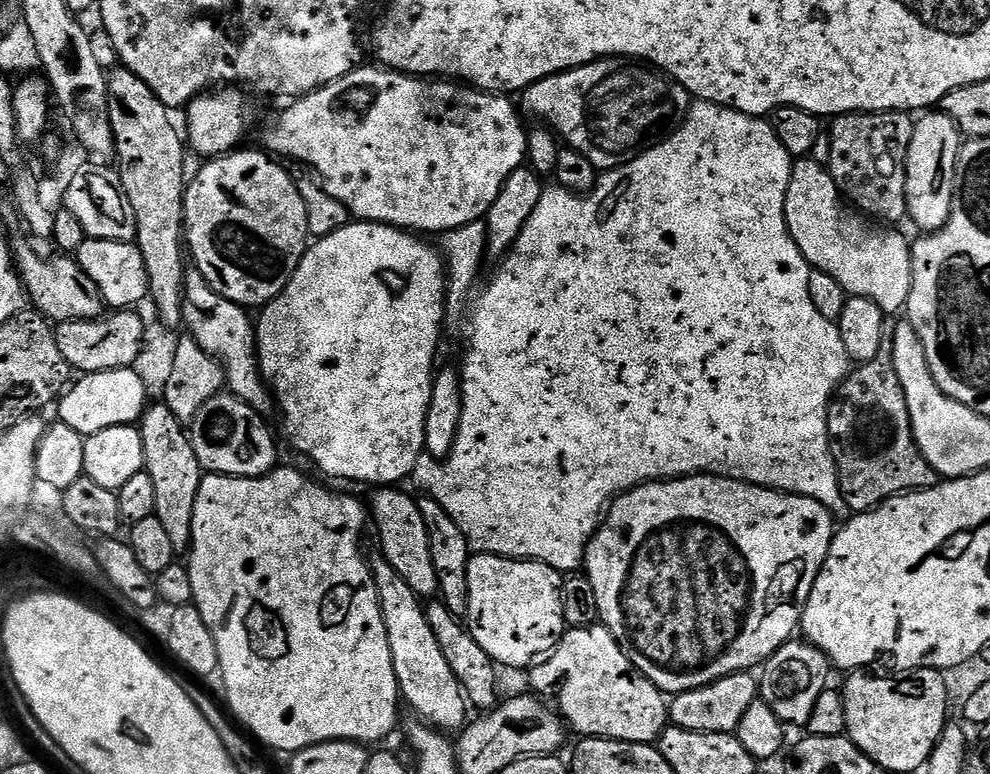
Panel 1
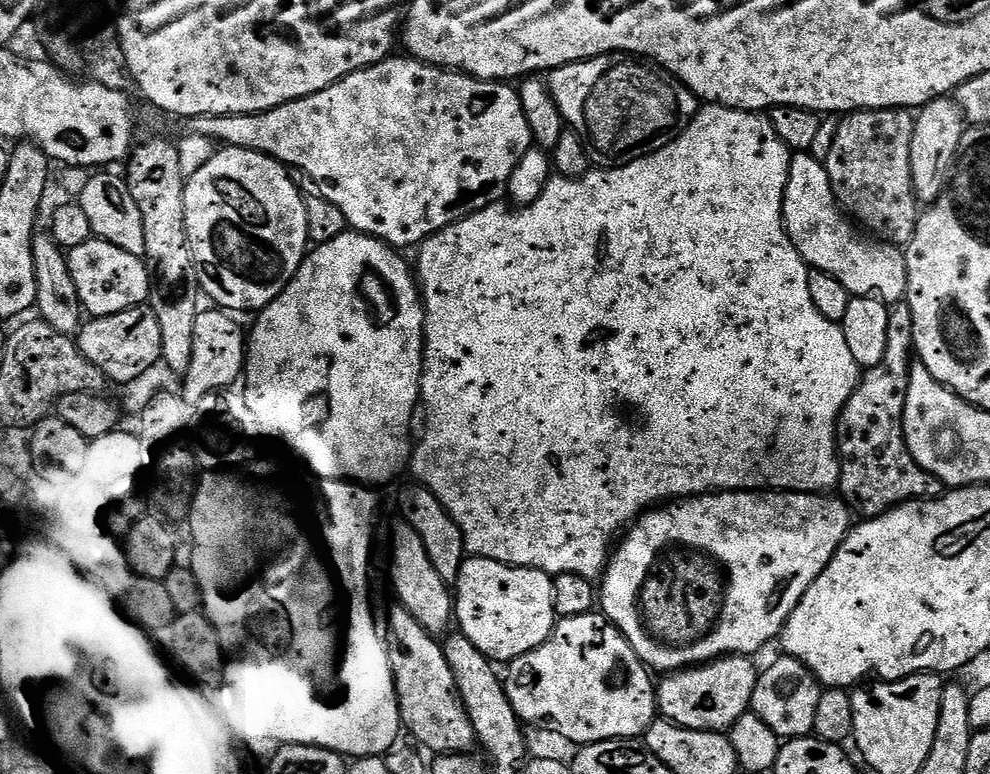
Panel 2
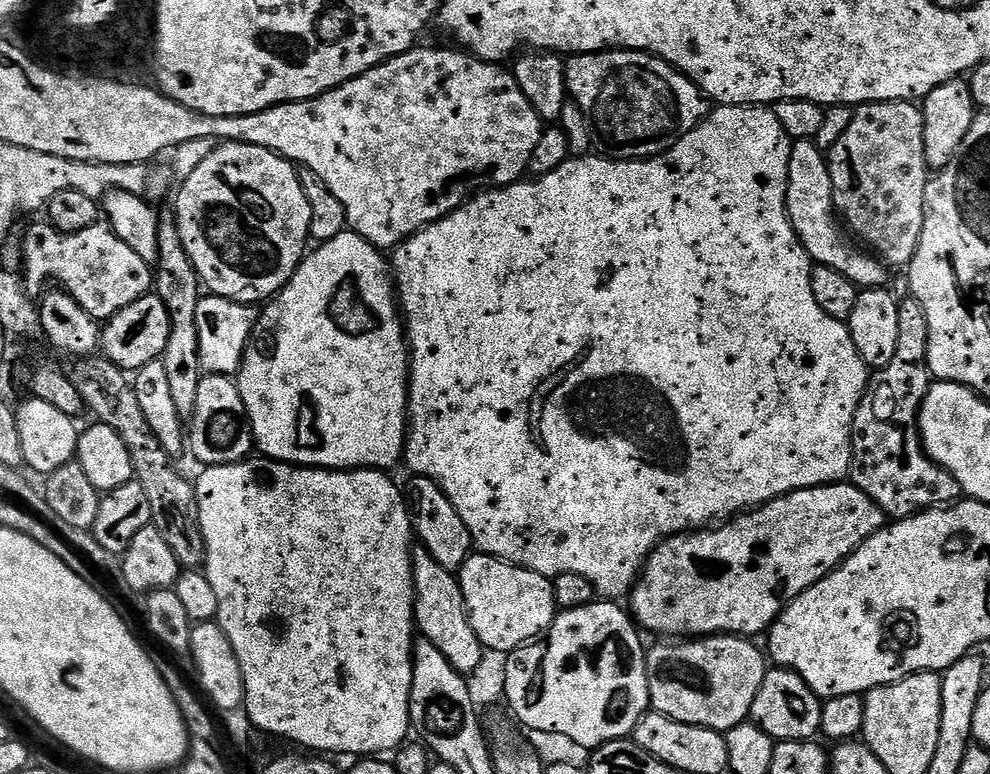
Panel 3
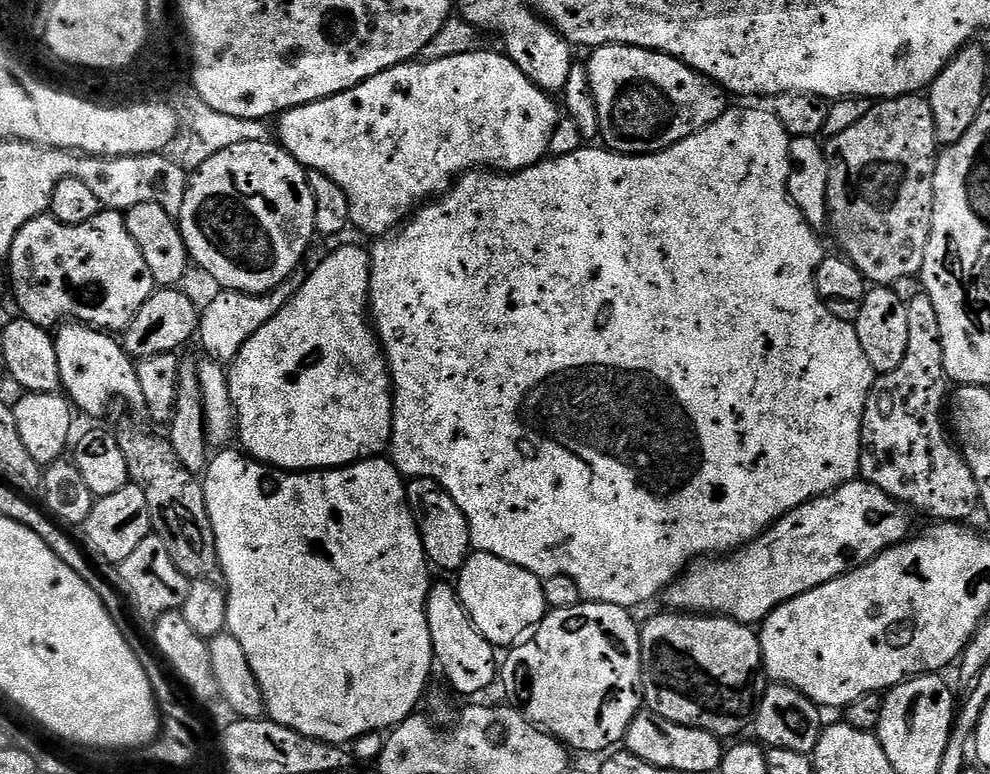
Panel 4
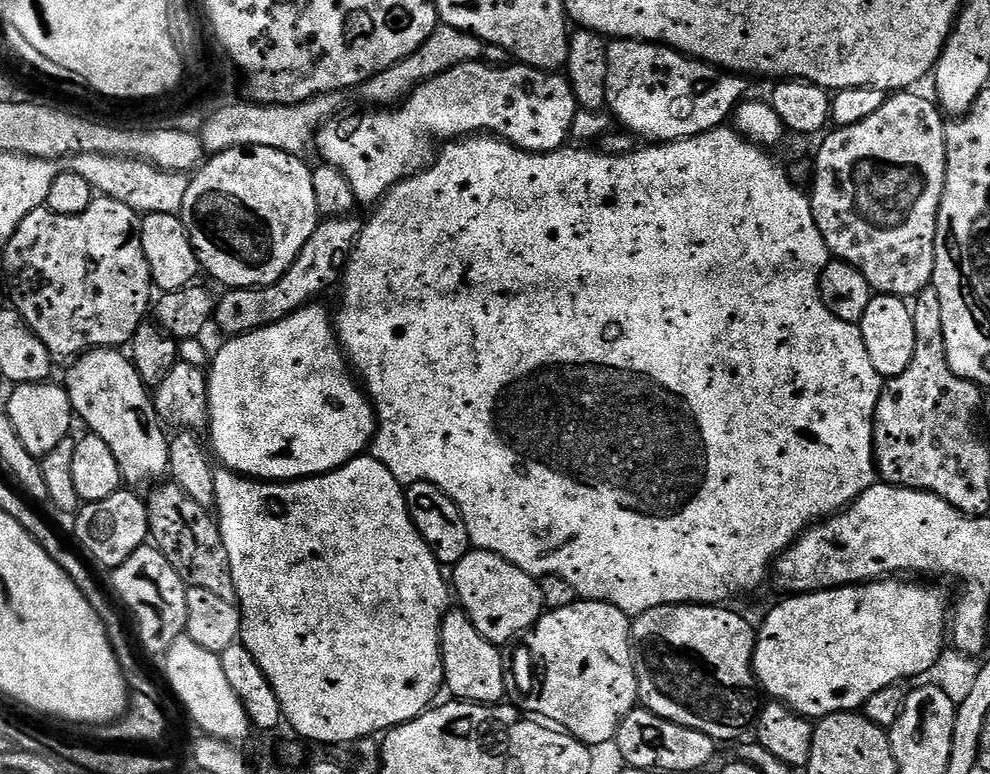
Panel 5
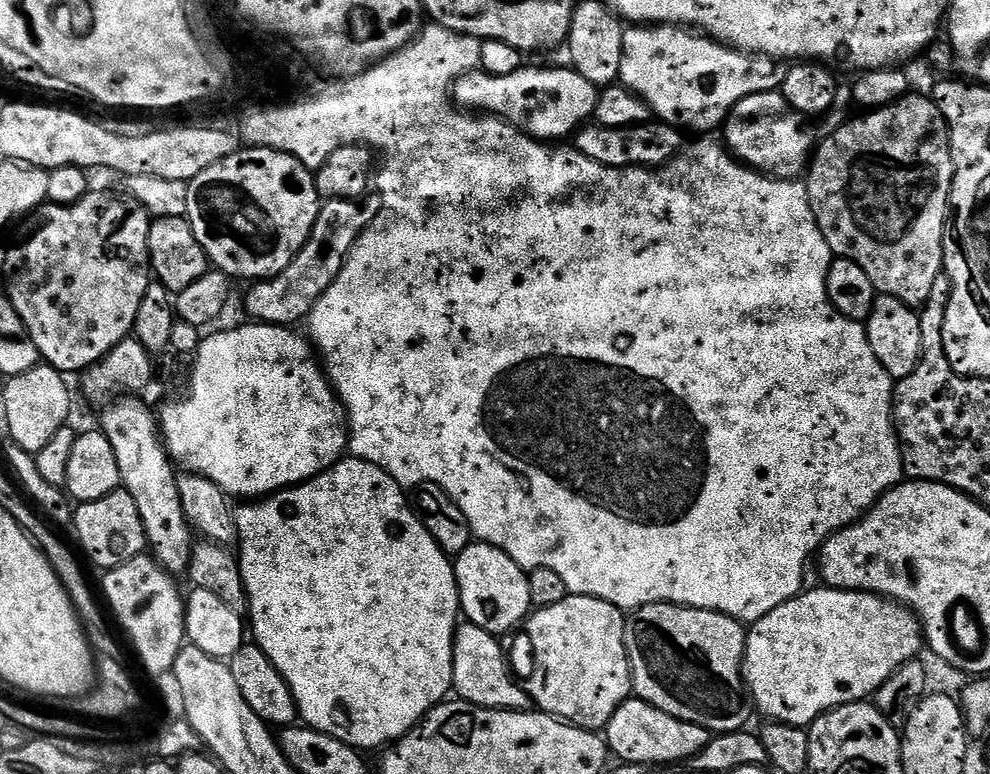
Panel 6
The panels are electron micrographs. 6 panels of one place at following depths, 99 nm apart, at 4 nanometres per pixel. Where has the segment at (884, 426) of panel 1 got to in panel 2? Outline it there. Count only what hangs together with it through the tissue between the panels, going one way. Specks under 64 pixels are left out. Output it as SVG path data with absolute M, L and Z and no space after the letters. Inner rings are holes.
M906 302L889 307L888 313L890 334L886 334L886 354L878 366L861 375L859 386L836 423L836 446L840 450L838 492L844 503L864 518L881 516L909 500L935 498L942 492L940 480L918 466L904 437L908 369L914 363L914 318Z

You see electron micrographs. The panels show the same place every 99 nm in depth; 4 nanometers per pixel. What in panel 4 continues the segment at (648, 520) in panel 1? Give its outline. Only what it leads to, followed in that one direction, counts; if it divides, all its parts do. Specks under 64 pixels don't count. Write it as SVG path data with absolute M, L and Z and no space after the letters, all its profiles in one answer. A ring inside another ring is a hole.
M859 478L851 480L848 484L843 484L842 487L834 489L832 492L827 492L825 496L819 496L817 500L808 500L802 506L790 510L781 520L769 526L758 539L751 540L751 542L745 544L743 548L725 555L723 558L697 558L693 560L692 563L684 569L676 583L666 589L666 597L668 596L667 607L680 614L719 614L727 616L729 620L737 620L740 624L749 626L759 625L775 608L782 606L786 601L798 598L802 594L806 594L810 590L814 590L818 586L830 582L834 578L845 576L845 574L852 571L853 568L861 568L866 562L878 558L878 554L882 554L886 549L893 548L896 544L900 544L904 540L909 539L913 529L911 530L912 524L908 521L908 516L910 516L909 509L905 508L903 504L899 504L898 501L889 498L882 490L878 490L878 486L866 484Z

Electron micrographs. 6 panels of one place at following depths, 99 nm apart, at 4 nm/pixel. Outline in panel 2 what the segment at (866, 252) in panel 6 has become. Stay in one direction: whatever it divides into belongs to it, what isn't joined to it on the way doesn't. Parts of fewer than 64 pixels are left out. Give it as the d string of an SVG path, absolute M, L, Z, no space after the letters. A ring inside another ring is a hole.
M902 108L849 112L840 120L826 163L836 203L841 209L869 233L897 246L906 246L911 242L916 223L920 221L921 209L918 207L910 170L910 142L914 138L915 125L913 113Z

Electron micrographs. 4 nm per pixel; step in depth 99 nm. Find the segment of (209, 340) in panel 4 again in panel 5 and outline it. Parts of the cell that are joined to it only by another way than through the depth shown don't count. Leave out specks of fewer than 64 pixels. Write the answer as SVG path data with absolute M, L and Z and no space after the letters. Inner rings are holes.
M324 218L319 221L314 230L314 234L310 234L310 238L306 242L306 246L302 246L302 250L298 254L298 258L294 258L294 262L290 266L290 270L286 270L286 274L282 274L282 278L278 278L278 282L268 284L265 288L233 288L225 291L224 297L219 297L218 303L214 308L214 324L220 327L225 337L242 336L245 332L253 332L259 328L270 326L274 322L278 322L282 318L286 318L291 312L296 312L300 308L313 303L327 288L337 287L338 281L342 276L342 269L347 265L348 257L352 254L352 249L356 243L356 237L362 231L362 224L356 221L356 218Z

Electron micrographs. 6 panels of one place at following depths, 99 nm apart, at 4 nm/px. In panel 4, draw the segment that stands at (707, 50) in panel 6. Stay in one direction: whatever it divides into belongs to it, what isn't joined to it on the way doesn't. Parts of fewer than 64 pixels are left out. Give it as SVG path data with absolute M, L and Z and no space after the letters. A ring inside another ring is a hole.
M603 44L600 48L591 49L590 58L587 57L588 77L590 78L590 90L594 94L594 102L598 106L598 122L600 123L599 139L603 147L609 152L620 152L624 156L647 156L650 152L661 152L702 130L710 122L714 122L730 107L729 97L720 85L713 80L707 80L701 72L696 72L688 64L683 64L676 56L667 56L665 52L658 52L654 48L635 48L629 44Z

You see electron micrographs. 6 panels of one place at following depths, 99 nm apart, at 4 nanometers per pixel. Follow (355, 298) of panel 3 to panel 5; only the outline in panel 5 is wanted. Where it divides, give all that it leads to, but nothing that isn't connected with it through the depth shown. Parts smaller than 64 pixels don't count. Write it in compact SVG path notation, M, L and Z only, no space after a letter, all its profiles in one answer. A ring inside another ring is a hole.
M320 302L291 312L270 326L223 342L211 357L206 372L209 400L206 432L212 435L211 451L223 467L258 480L287 482L333 472L371 449L376 436L376 409L357 377L356 380L352 377L353 369L336 339L333 317Z

